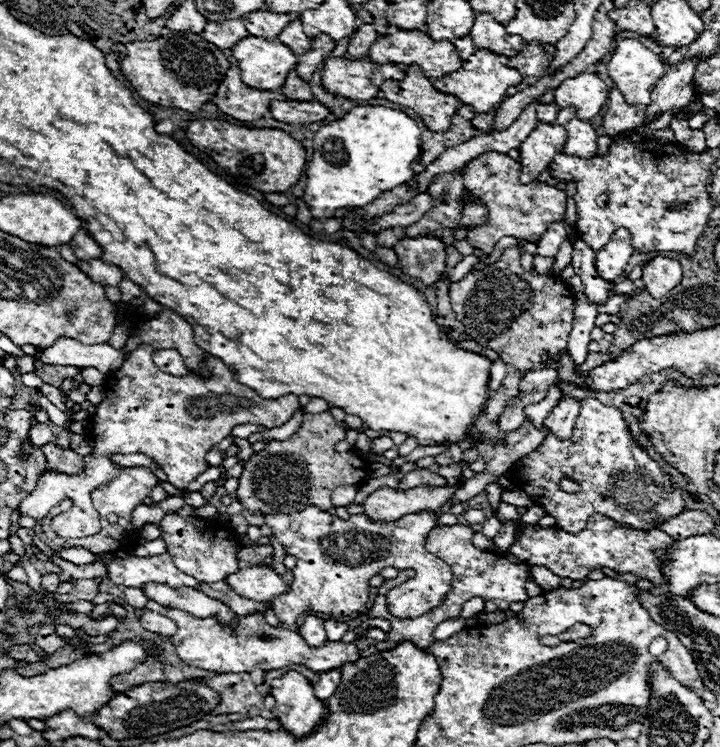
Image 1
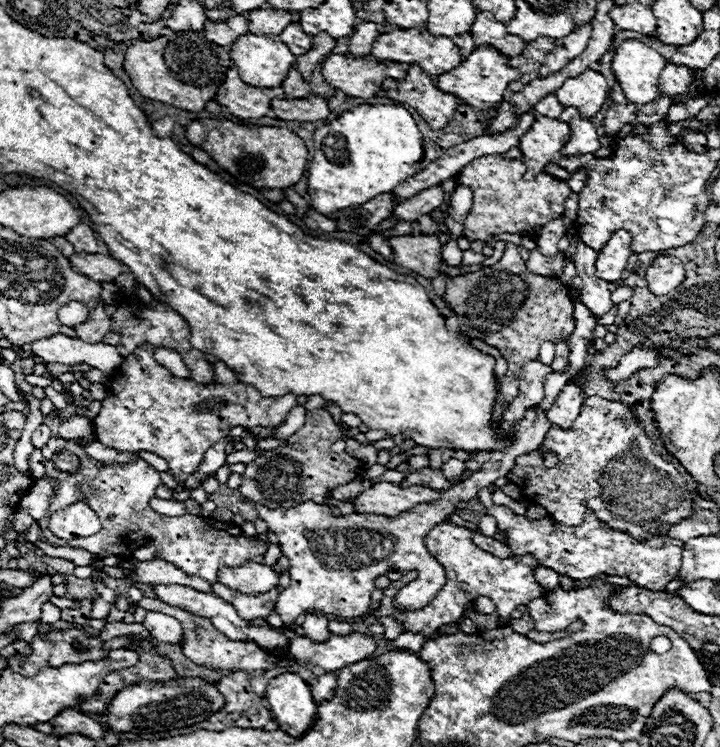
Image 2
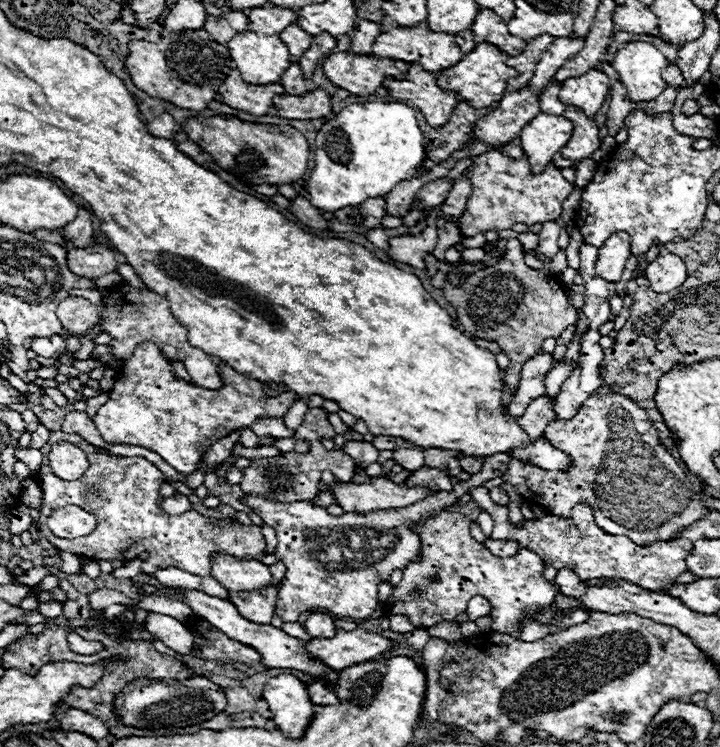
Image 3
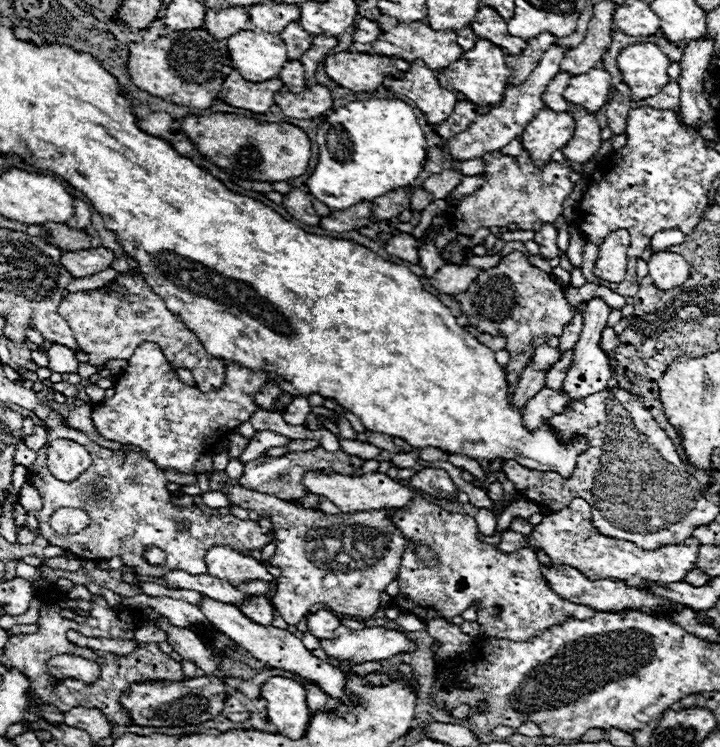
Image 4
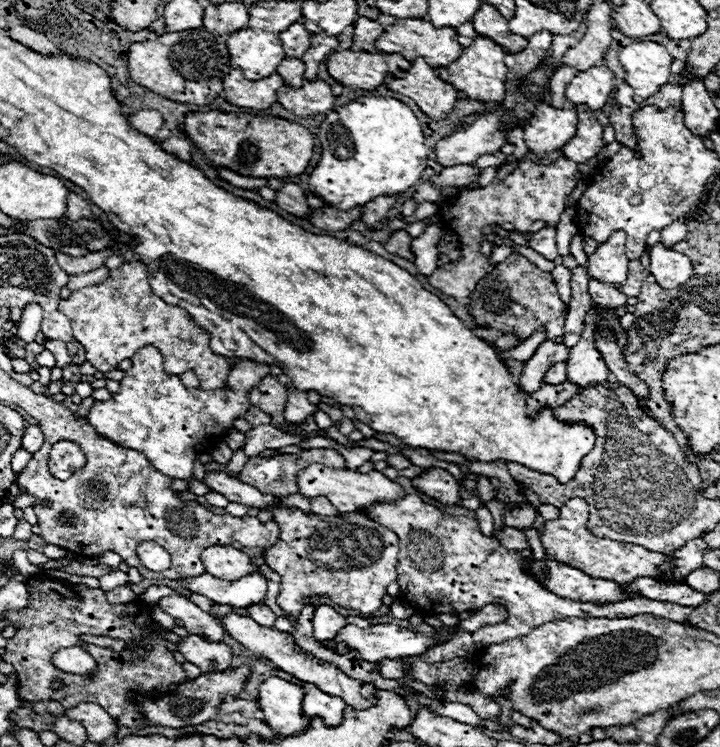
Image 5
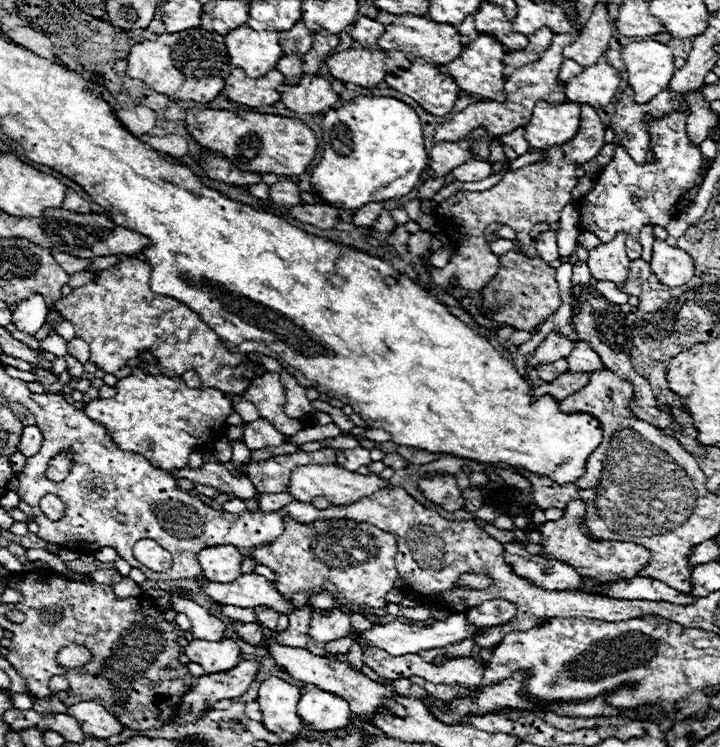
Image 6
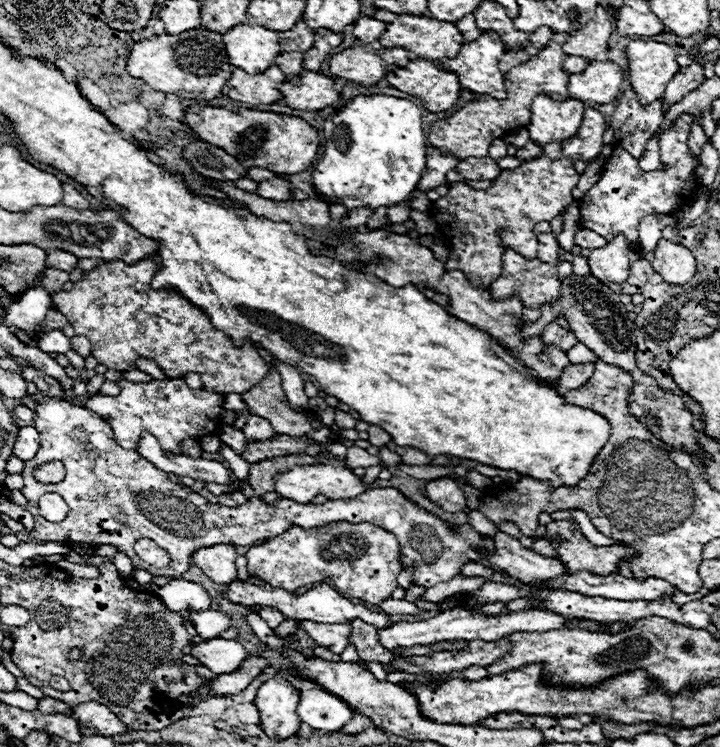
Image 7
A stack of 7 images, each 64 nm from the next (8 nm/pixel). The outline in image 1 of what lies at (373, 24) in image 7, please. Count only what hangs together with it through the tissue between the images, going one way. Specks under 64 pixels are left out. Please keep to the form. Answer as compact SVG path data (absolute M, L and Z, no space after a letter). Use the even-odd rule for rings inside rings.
M362 24L352 36L350 36L350 44L348 44L348 54L352 58L366 58L370 46L376 42L378 32L374 30L372 24Z

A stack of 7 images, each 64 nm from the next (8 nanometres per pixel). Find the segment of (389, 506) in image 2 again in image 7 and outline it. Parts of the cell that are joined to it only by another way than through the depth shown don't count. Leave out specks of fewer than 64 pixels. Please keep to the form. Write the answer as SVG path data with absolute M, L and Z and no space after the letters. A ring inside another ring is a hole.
M310 464L310 466L294 466L292 470L284 474L274 476L276 488L274 492L280 494L282 498L290 498L298 504L308 504L314 496L324 494L328 500L344 500L344 498L354 498L362 492L366 492L366 486L362 484L360 476L352 474L352 470L336 464Z

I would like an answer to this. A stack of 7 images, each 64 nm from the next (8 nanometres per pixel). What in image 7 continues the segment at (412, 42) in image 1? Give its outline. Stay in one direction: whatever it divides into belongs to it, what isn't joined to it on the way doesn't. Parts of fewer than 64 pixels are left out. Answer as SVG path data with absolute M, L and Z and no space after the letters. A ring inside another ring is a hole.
M394 14L392 22L388 22L386 32L378 40L384 48L406 48L420 58L440 62L442 58L452 58L460 52L464 44L464 36L452 22L442 22L432 16L414 16L414 14Z

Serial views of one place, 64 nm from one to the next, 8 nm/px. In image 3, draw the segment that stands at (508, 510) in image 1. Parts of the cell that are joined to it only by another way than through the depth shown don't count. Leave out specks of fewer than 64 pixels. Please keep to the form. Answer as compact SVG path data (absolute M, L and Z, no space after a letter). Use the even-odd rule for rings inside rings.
M486 488L470 490L476 506L486 510L494 520L492 540L516 540L520 548L528 548L538 552L544 562L550 562L554 568L572 568L578 572L582 580L592 578L620 578L628 580L640 588L648 588L652 592L662 590L666 584L672 584L680 574L686 572L686 558L692 550L692 542L686 538L678 538L672 542L654 542L650 546L638 546L626 536L612 536L600 530L594 522L592 508L588 504L576 504L568 518L548 514L538 520L524 520L524 526L510 526L508 508L490 500L490 492Z

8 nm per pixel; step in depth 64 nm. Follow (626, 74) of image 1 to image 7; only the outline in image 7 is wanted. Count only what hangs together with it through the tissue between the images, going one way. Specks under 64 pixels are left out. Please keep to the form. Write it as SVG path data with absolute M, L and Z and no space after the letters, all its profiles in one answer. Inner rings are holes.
M632 40L626 54L630 68L628 80L640 104L652 104L664 94L666 84L680 70L674 48L654 40Z

